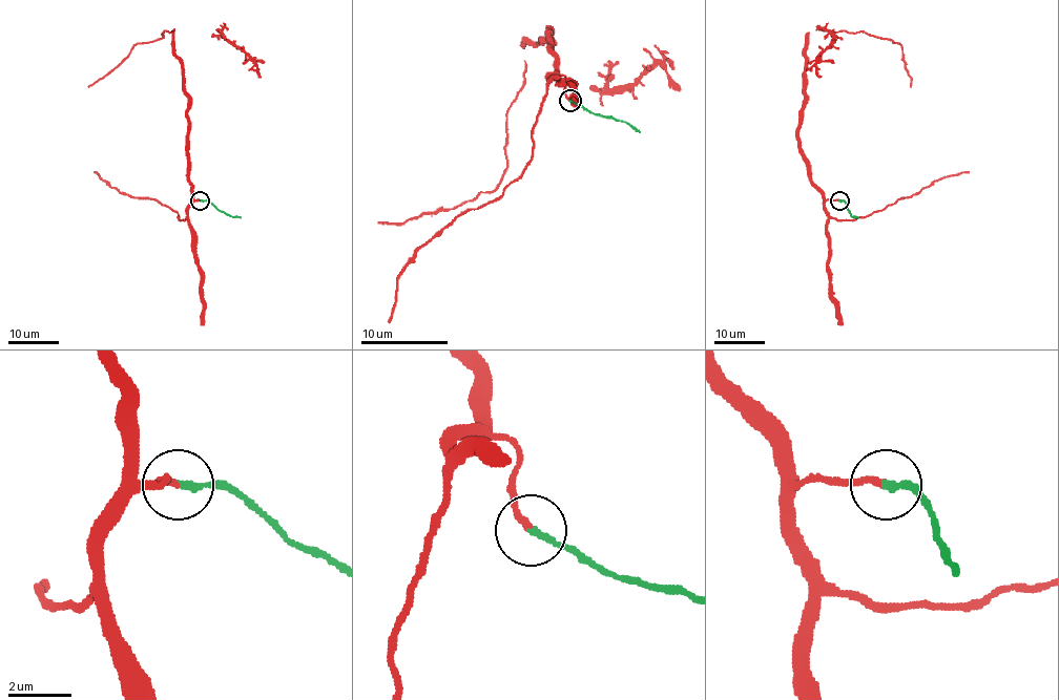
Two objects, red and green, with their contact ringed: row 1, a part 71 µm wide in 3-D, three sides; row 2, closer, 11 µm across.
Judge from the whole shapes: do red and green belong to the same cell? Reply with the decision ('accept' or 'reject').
accept

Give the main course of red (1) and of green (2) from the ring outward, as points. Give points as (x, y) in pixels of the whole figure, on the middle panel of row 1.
1: (570, 99), (548, 29), (524, 42), (496, 186), (378, 221)
2: (570, 101), (601, 117), (623, 121), (641, 131)

